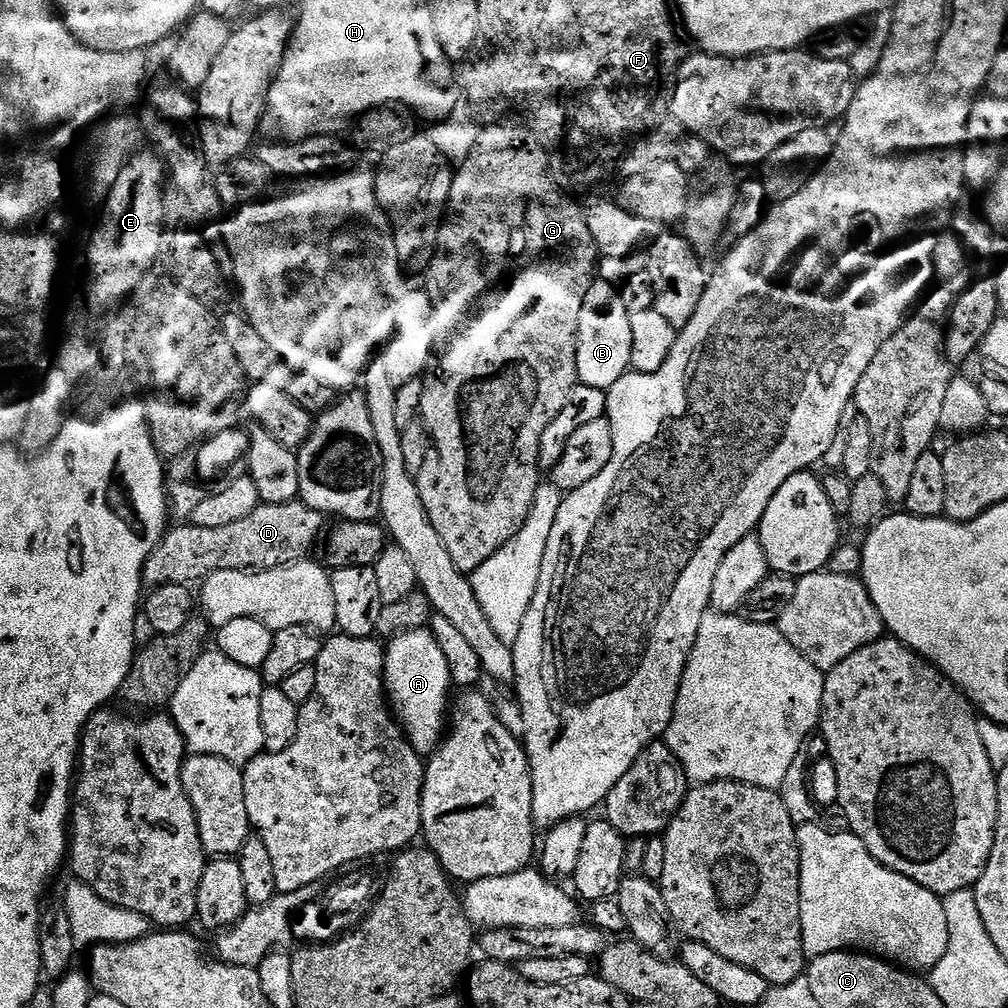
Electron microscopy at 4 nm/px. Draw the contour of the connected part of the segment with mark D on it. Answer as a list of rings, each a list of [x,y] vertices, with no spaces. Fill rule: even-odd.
[[[302,502],[290,504],[265,504],[261,503],[259,508],[242,522],[234,522],[230,526],[221,528],[188,528],[173,527],[165,535],[164,539],[156,545],[156,549],[150,554],[150,558],[144,564],[144,574],[142,577],[145,585],[149,584],[149,589],[164,588],[168,584],[182,584],[192,586],[192,583],[203,582],[210,574],[230,570],[231,572],[242,572],[245,570],[269,570],[272,568],[289,568],[292,564],[302,564],[309,559],[312,547],[321,539],[320,536],[321,513],[315,512],[312,508],[307,508]]]

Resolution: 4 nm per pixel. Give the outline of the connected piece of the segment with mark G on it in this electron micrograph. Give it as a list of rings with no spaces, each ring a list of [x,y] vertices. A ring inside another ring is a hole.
[[[512,122],[481,127],[478,142],[474,150],[470,150],[470,158],[466,158],[463,164],[455,169],[452,178],[446,215],[436,239],[436,252],[426,269],[426,291],[434,310],[434,364],[440,369],[436,373],[433,371],[424,380],[419,419],[428,431],[430,443],[426,462],[422,462],[422,470],[415,478],[418,494],[422,494],[422,506],[426,508],[426,514],[434,530],[438,530],[442,546],[446,546],[450,558],[454,558],[454,566],[458,566],[458,570],[465,574],[471,574],[478,566],[485,564],[499,548],[506,546],[506,542],[510,542],[514,534],[518,534],[520,527],[530,519],[532,503],[542,487],[542,434],[546,434],[546,426],[550,426],[550,422],[554,422],[554,418],[562,414],[570,394],[578,387],[578,318],[582,314],[582,302],[586,302],[586,294],[590,294],[590,286],[598,279],[598,253],[594,246],[594,238],[590,238],[590,226],[586,226],[584,208],[576,204],[579,203],[561,192],[552,179],[550,157],[544,145],[536,139],[534,133]]]

